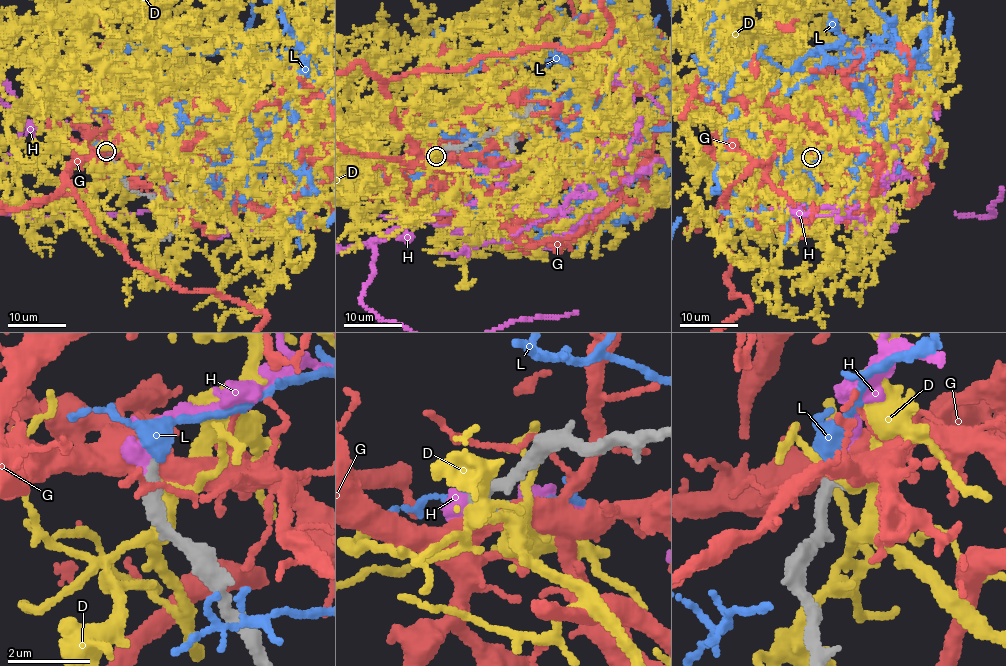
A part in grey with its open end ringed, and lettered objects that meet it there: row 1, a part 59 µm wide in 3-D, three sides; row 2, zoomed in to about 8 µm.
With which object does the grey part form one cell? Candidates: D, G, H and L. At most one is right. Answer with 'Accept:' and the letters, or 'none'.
Accept: H

